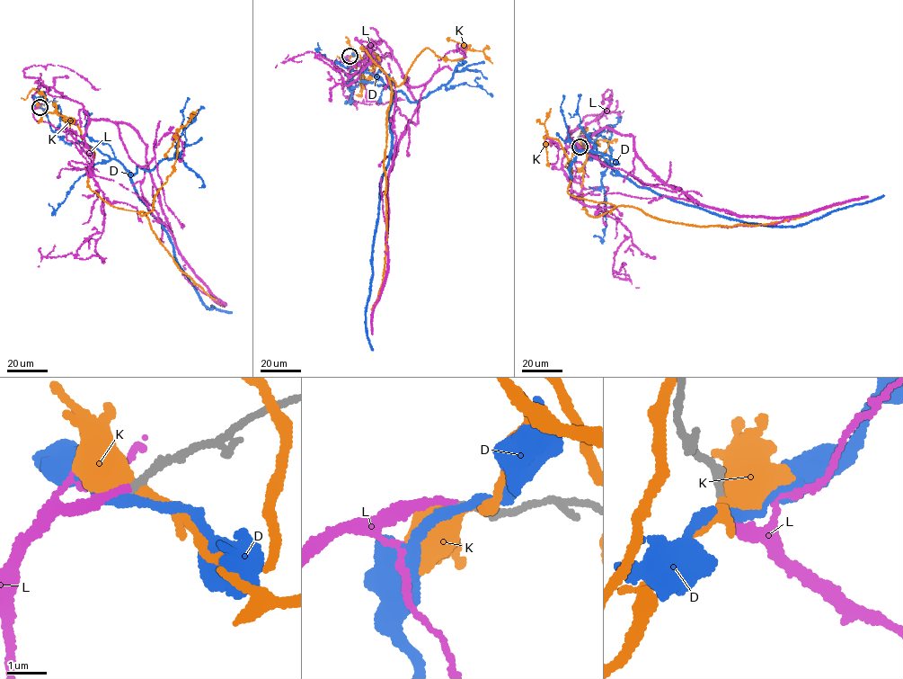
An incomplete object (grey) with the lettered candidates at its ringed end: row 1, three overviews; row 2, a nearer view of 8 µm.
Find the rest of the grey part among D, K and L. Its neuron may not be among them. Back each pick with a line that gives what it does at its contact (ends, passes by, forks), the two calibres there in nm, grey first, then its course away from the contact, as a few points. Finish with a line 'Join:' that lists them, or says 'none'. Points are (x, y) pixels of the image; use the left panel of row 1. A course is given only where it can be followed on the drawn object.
L: it ends there; 190 nm thick on the grey side, 160 nm on the other; it runs (39, 107), (38, 121), (75, 135), (66, 131), (92, 174), (91, 120), (137, 132), (178, 249), (225, 307)
Join: L

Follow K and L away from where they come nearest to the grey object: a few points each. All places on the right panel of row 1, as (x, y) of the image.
K: (579, 146), (589, 144), (581, 187), (595, 217), (630, 206), (675, 222), (754, 225), (845, 202)
L: (579, 146), (590, 156), (575, 162), (574, 199), (564, 152), (607, 127), (668, 185), (739, 216), (869, 196)

